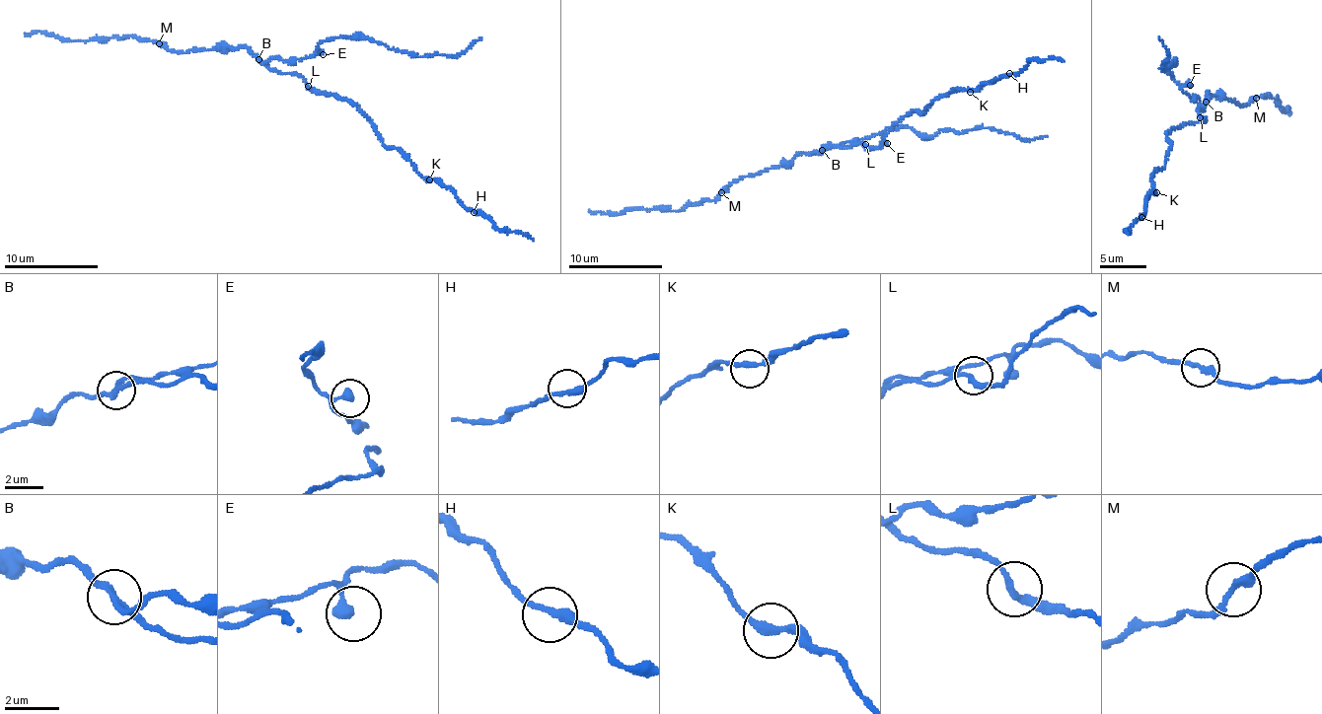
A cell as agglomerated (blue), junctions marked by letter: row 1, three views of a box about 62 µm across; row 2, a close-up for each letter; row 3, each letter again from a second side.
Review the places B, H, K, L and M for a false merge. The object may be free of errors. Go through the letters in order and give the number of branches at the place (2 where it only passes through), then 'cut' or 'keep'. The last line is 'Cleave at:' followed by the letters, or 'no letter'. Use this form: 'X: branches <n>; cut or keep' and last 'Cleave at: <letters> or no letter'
B: branches 2; cut
H: branches 2; keep
K: branches 2; keep
L: branches 2; keep
M: branches 2; keep
Cleave at: B

